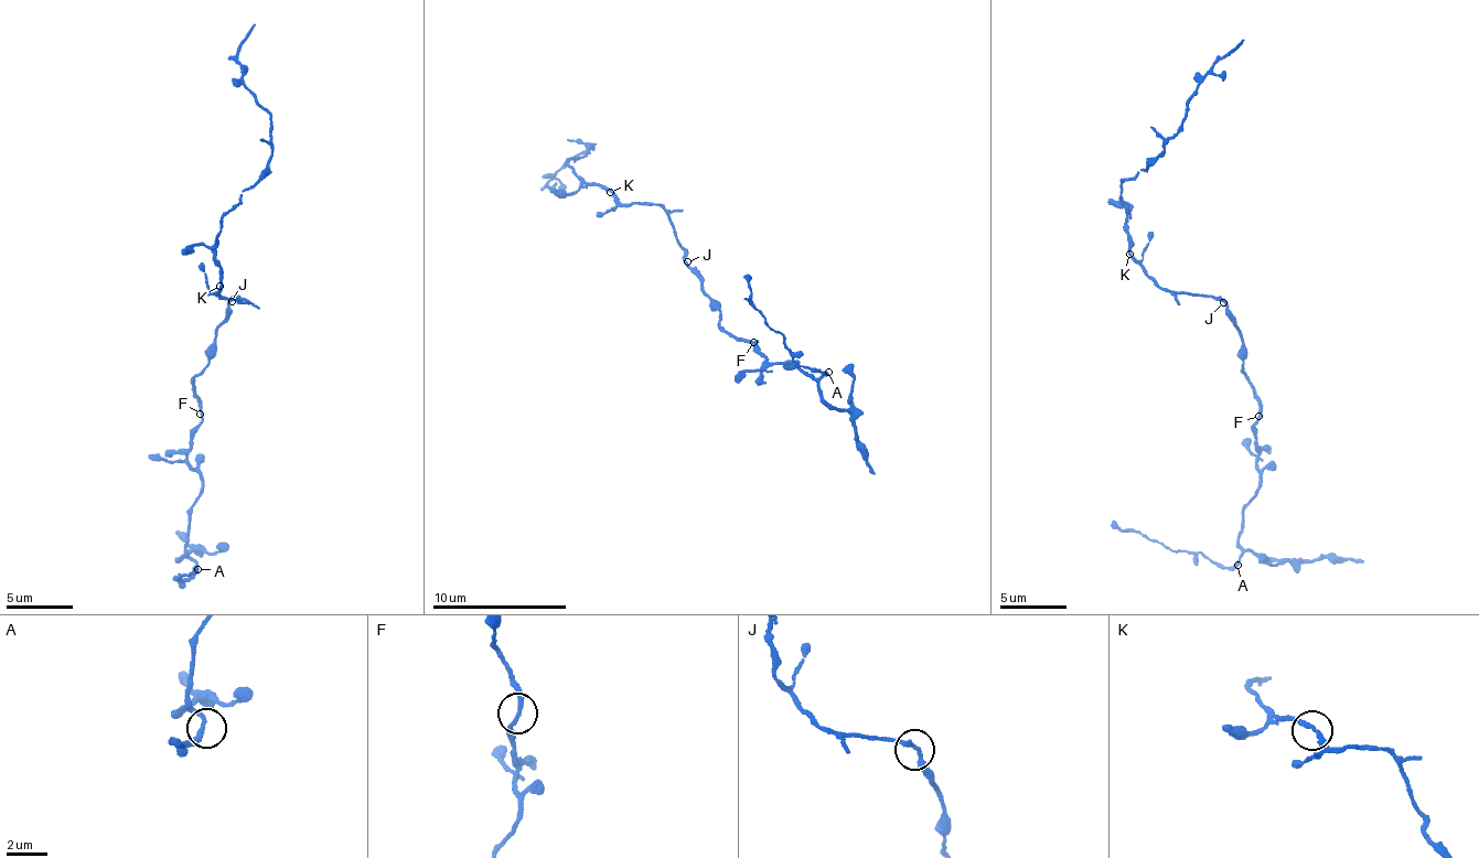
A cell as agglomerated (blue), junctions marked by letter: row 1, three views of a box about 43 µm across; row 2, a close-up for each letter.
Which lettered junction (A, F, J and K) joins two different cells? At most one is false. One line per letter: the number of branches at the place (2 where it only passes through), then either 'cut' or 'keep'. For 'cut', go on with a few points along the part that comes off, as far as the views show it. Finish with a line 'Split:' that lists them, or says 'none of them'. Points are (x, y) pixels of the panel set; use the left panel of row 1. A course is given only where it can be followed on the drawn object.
A: 2 | keep
F: 2 | keep
J: 2 | keep
K: 2 | keep
Split: none of them

